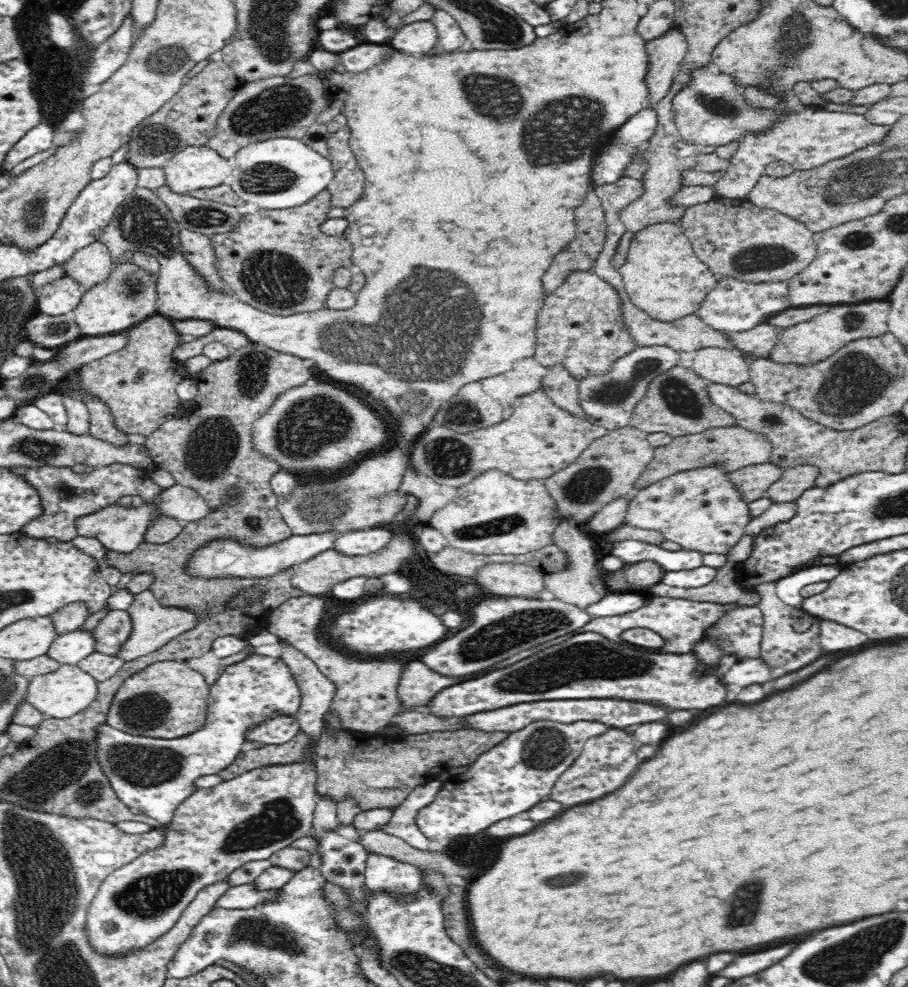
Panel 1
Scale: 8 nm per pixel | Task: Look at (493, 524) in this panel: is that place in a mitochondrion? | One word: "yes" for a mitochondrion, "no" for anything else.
yes

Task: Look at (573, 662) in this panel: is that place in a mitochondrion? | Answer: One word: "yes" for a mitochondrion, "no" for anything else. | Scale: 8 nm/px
yes

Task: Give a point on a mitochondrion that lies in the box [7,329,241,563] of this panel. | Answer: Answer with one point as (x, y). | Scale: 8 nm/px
(41, 448)

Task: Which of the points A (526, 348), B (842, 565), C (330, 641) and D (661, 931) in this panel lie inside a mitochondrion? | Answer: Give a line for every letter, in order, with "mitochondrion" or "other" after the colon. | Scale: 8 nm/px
A: other
B: other
C: other
D: other

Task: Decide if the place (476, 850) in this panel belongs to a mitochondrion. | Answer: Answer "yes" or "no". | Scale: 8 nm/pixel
yes

